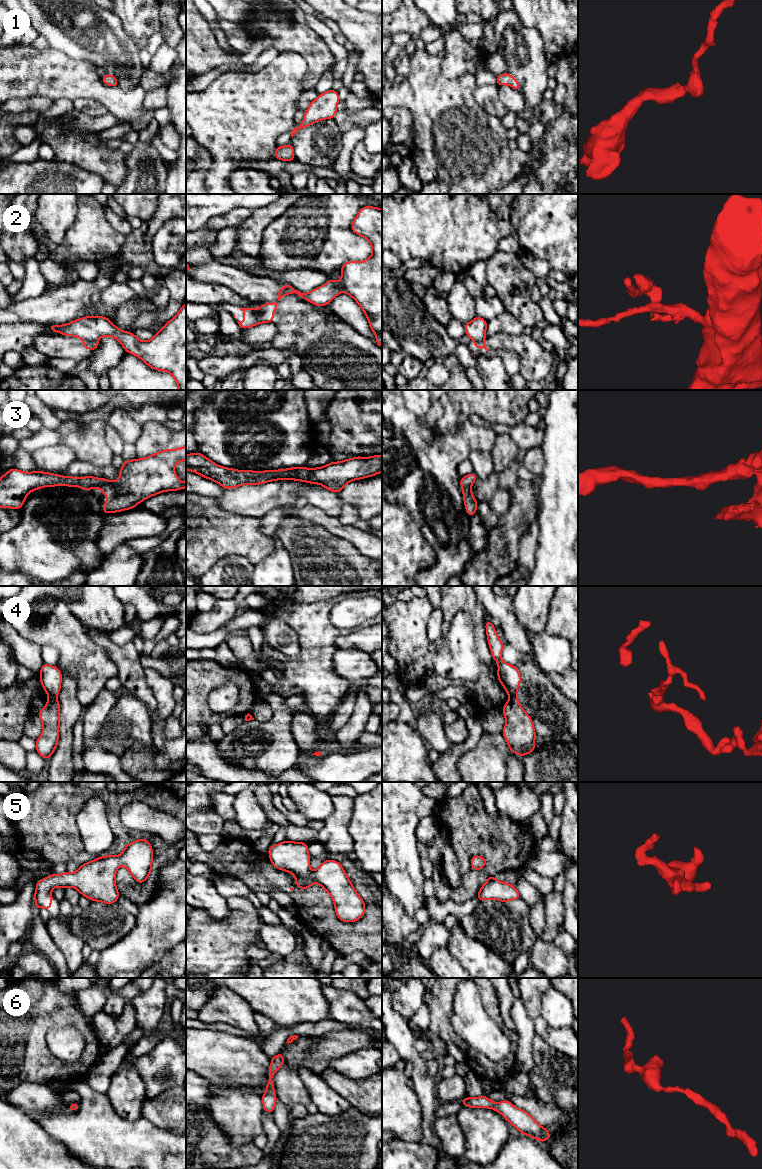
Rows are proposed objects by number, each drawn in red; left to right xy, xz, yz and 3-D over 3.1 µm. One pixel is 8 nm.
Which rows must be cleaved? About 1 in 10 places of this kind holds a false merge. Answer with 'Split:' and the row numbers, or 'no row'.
Split: 2, 4

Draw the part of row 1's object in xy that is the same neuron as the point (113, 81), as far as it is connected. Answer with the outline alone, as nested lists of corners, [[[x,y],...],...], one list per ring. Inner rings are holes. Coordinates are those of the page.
[[[106,74],[101,77],[101,80],[108,86],[118,87],[118,81],[114,75]]]

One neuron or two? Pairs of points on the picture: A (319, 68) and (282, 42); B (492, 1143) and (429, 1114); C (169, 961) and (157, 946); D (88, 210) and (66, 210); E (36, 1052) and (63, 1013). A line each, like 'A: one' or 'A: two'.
A: one
B: two
C: two
D: two
E: one

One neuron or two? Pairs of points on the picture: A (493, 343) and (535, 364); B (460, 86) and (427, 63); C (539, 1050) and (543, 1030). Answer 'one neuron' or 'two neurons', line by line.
A: one neuron
B: one neuron
C: two neurons

